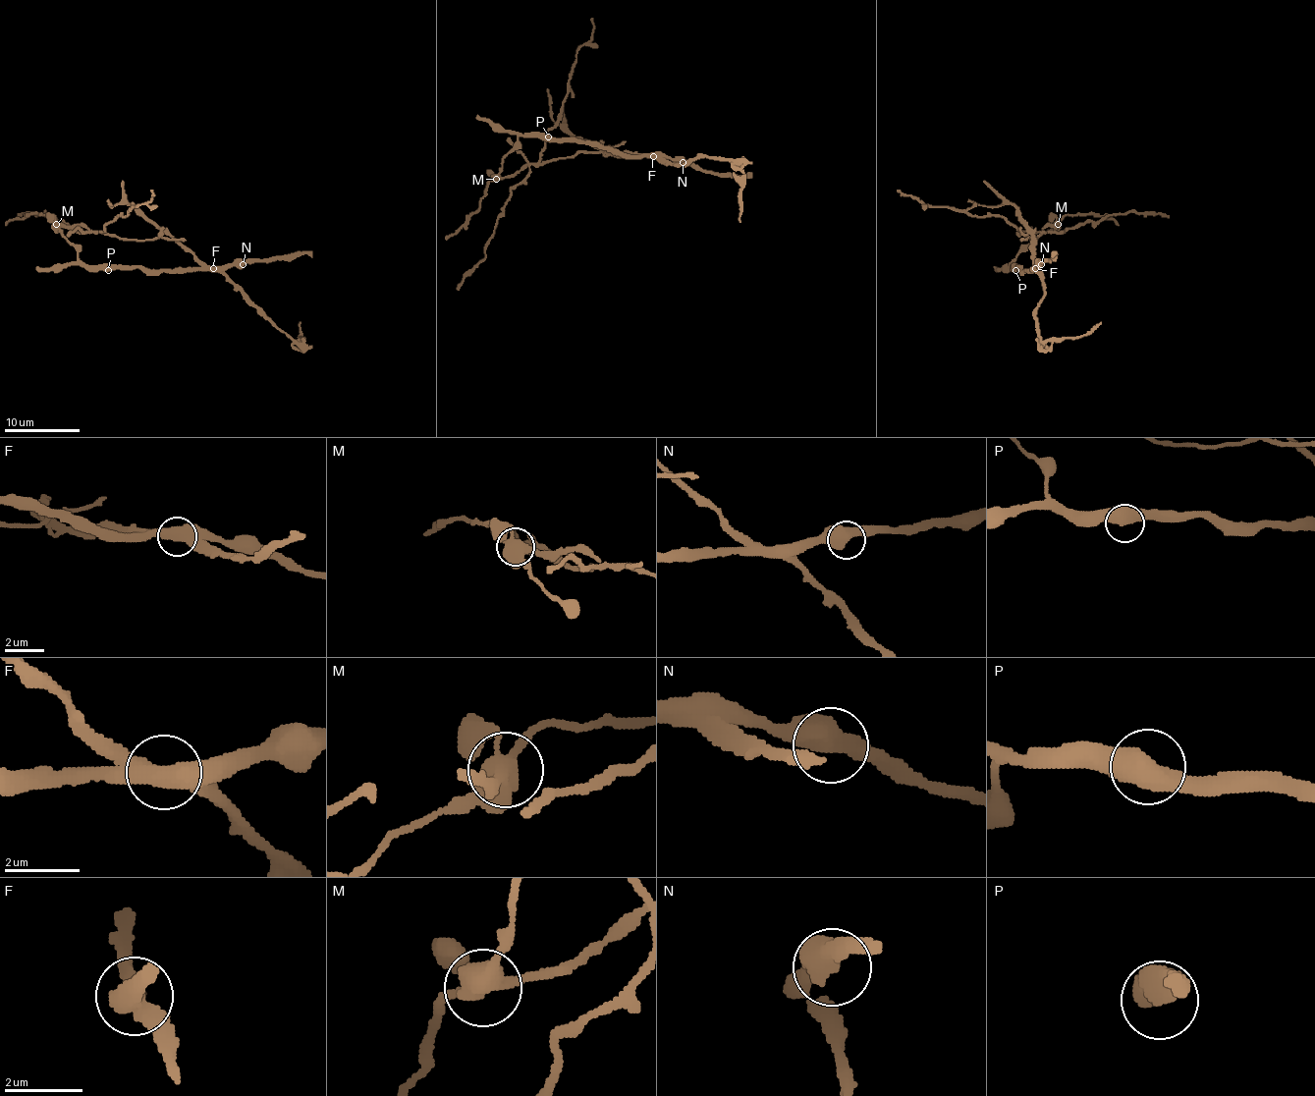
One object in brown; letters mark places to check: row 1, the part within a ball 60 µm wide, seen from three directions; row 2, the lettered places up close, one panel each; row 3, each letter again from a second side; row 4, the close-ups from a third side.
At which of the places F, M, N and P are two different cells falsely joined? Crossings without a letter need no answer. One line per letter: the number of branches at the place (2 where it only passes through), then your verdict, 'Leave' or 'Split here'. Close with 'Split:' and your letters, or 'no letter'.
F: Branches: 2. Split here
M: Branches: 4. Split here
N: Branches: 2. Leave
P: Branches: 2. Leave
Split: F, M

